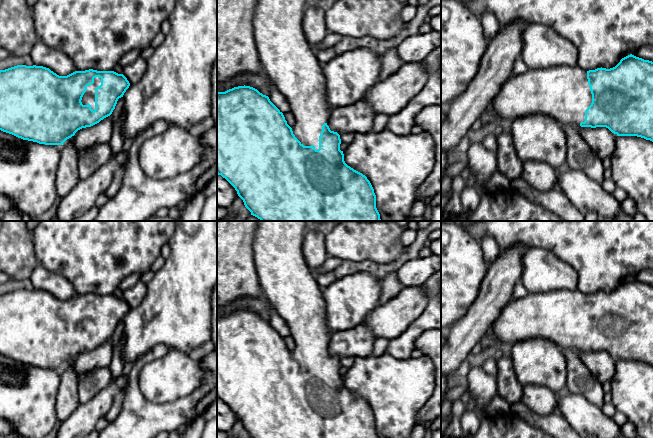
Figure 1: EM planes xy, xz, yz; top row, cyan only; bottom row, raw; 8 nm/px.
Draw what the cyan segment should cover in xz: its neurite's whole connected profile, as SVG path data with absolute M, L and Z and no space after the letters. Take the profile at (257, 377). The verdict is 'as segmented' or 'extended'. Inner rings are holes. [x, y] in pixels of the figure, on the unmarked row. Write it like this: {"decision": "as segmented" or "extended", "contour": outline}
{"decision": "extended", "contour": "M258 221L253 243L254 264L264 296L275 311L287 323L295 348L291 352L283 337L270 325L269 321L250 310L238 310L225 316L217 316L217 398L225 402L237 415L245 431L251 438L379 438L376 432L374 413L365 399L348 390L340 374L341 363L337 356L329 352L331 333L326 325L326 303L316 277L306 263L302 253L304 234L309 228L308 221Z"}

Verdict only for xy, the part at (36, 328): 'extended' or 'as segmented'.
extended

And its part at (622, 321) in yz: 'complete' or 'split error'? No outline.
split error

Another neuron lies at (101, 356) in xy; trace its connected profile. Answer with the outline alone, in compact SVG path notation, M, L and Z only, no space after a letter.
M108 340L91 351L78 354L74 359L73 367L76 371L76 374L79 376L80 374L97 368L108 368L113 356L114 348L110 340Z

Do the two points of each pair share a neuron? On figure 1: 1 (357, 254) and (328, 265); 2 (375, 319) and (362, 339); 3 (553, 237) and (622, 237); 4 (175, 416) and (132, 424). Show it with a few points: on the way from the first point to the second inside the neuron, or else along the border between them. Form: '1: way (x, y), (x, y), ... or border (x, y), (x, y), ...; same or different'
1: border (328, 255), (342, 260); different
2: border (364, 322), (377, 337); different
3: way (570, 237), (605, 237); same
4: way (164, 417), (143, 420); same

